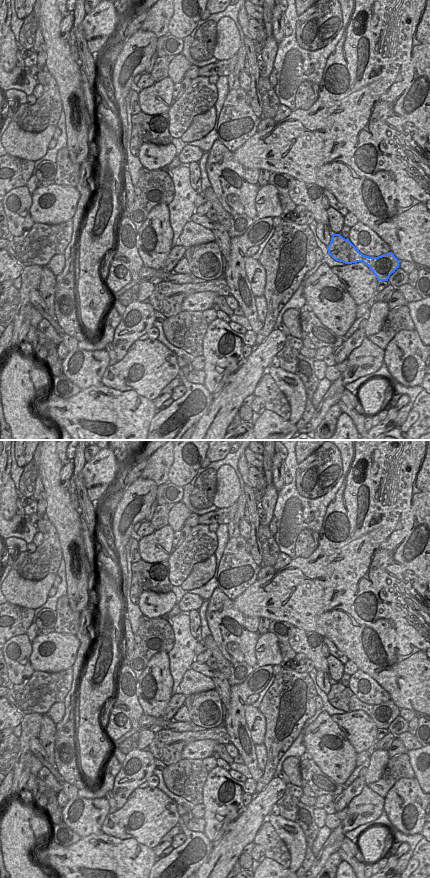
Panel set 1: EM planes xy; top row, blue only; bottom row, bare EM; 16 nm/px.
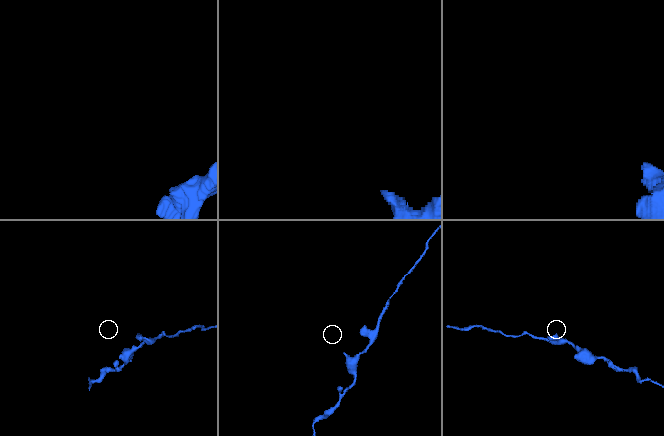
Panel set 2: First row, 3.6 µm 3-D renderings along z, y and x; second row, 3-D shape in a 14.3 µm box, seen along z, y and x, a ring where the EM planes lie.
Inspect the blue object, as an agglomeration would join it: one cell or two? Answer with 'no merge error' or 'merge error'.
no merge error

